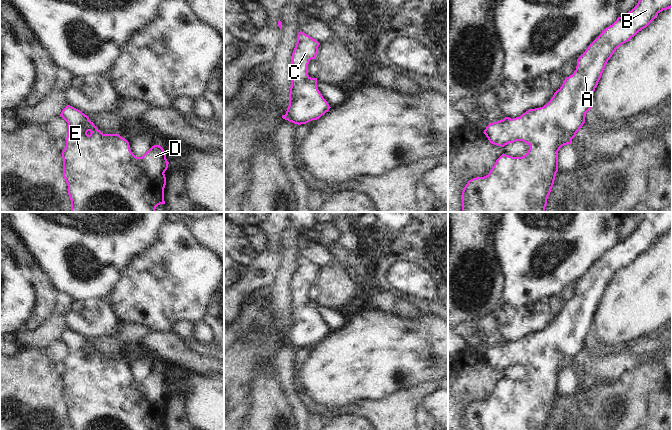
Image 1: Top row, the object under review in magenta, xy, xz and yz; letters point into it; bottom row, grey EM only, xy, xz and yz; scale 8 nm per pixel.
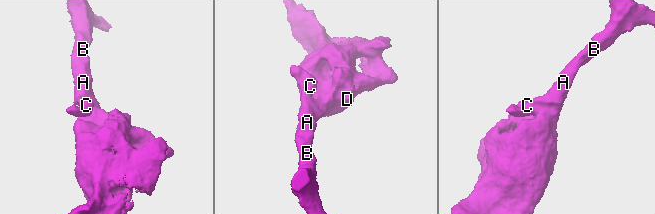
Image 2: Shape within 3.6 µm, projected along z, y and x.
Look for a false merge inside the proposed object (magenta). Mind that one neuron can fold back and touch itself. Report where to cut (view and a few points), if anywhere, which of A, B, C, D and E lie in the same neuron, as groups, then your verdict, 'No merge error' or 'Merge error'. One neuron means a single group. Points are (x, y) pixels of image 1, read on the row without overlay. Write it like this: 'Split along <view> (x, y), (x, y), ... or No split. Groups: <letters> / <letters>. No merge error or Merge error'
No split. Groups: A B C D E. No merge error.

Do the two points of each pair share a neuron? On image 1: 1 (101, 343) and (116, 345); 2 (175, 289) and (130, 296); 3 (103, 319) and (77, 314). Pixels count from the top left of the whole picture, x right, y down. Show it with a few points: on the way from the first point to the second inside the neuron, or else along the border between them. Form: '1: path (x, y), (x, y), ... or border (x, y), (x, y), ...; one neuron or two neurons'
1: path (105, 345), (112, 345); one neuron
2: path (164, 289), (156, 289), (141, 296); one neuron
3: path (97, 319), (83, 318); one neuron

